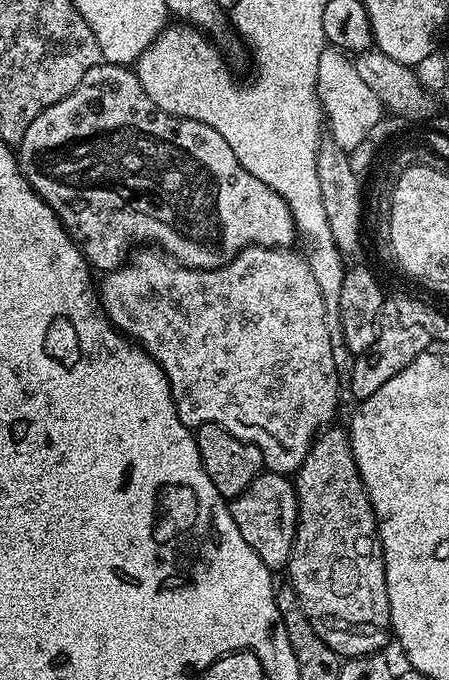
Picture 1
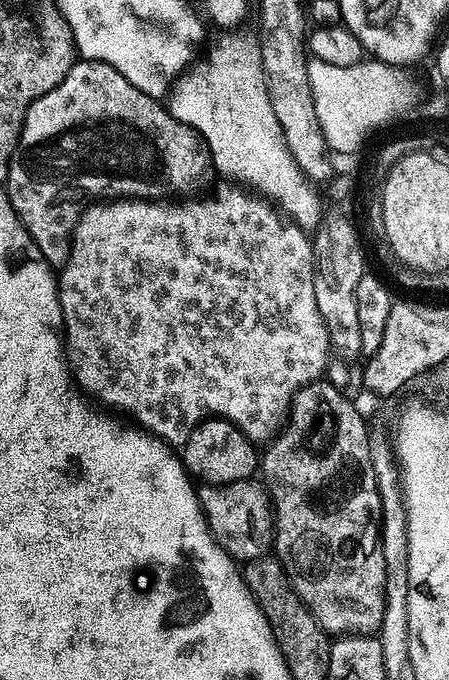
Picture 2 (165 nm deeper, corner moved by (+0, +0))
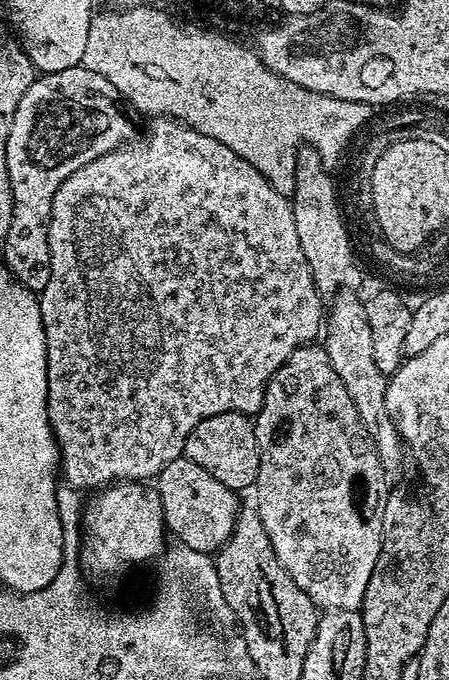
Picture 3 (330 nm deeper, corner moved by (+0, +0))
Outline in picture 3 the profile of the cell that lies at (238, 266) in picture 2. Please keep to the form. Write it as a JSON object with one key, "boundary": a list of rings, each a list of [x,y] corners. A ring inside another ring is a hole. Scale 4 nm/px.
{"boundary":[[[166,116],[149,121],[144,136],[137,135],[110,154],[86,162],[82,170],[74,170],[58,186],[52,203],[48,227],[50,282],[46,282],[46,290],[38,293],[48,363],[48,421],[60,447],[59,475],[67,487],[77,490],[103,490],[113,482],[144,482],[147,476],[155,478],[166,462],[183,456],[186,438],[198,422],[223,412],[241,412],[247,417],[259,412],[272,375],[294,350],[313,343],[321,335],[326,320],[325,303],[312,281],[302,254],[302,242],[298,242],[291,199],[250,166],[250,162],[234,154],[230,146],[222,146],[222,142]]]}

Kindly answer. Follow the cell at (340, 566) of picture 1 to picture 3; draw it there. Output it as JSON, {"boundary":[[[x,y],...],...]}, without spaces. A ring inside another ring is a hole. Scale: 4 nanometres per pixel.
{"boundary":[[[319,343],[303,344],[290,358],[286,358],[284,365],[272,375],[266,386],[264,401],[260,411],[255,413],[256,445],[260,455],[260,465],[256,475],[254,493],[256,492],[256,504],[254,510],[262,518],[262,526],[266,526],[266,534],[270,534],[270,546],[274,546],[274,554],[278,554],[278,562],[294,578],[294,582],[315,603],[317,609],[331,610],[334,612],[357,611],[366,592],[366,582],[370,582],[370,574],[374,574],[374,566],[378,562],[380,553],[380,535],[382,534],[382,514],[384,502],[390,489],[384,479],[386,473],[380,465],[378,450],[374,450],[374,442],[366,434],[362,426],[362,418],[358,418],[358,410],[354,410],[354,398],[346,394],[346,386],[342,386],[342,378],[334,374],[334,366],[330,366],[326,350]]]}

